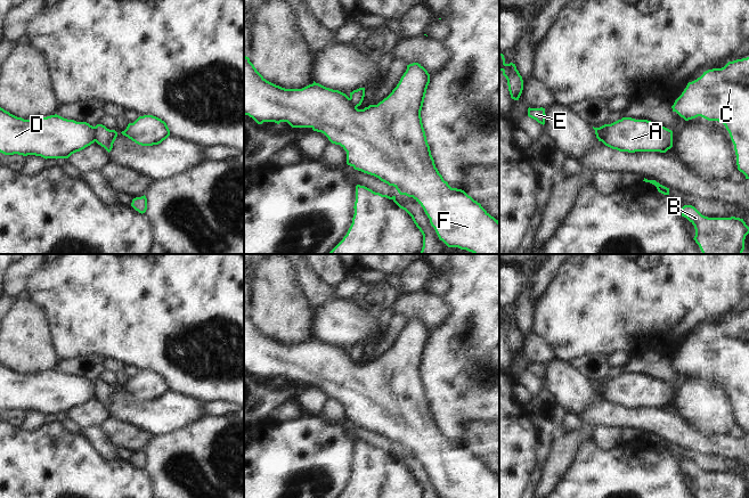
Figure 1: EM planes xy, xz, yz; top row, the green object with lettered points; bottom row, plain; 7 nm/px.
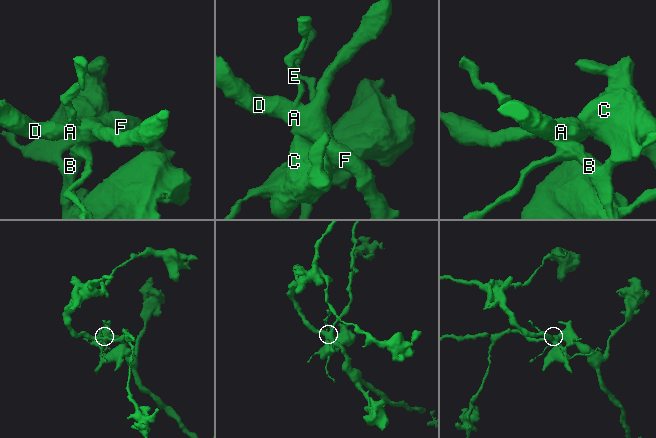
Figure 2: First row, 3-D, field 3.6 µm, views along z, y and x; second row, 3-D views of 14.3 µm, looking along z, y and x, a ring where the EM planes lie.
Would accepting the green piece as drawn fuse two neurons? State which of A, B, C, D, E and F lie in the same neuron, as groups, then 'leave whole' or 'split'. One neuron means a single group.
groups A D F / B C E; split

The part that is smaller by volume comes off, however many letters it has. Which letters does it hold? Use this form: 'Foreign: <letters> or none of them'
Foreign: B, C, E

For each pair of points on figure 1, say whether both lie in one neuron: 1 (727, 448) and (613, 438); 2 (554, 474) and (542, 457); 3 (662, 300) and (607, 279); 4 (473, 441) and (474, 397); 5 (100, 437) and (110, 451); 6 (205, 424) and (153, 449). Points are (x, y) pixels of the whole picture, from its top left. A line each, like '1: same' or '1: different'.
1: different
2: different
3: same
4: different
5: same
6: same

